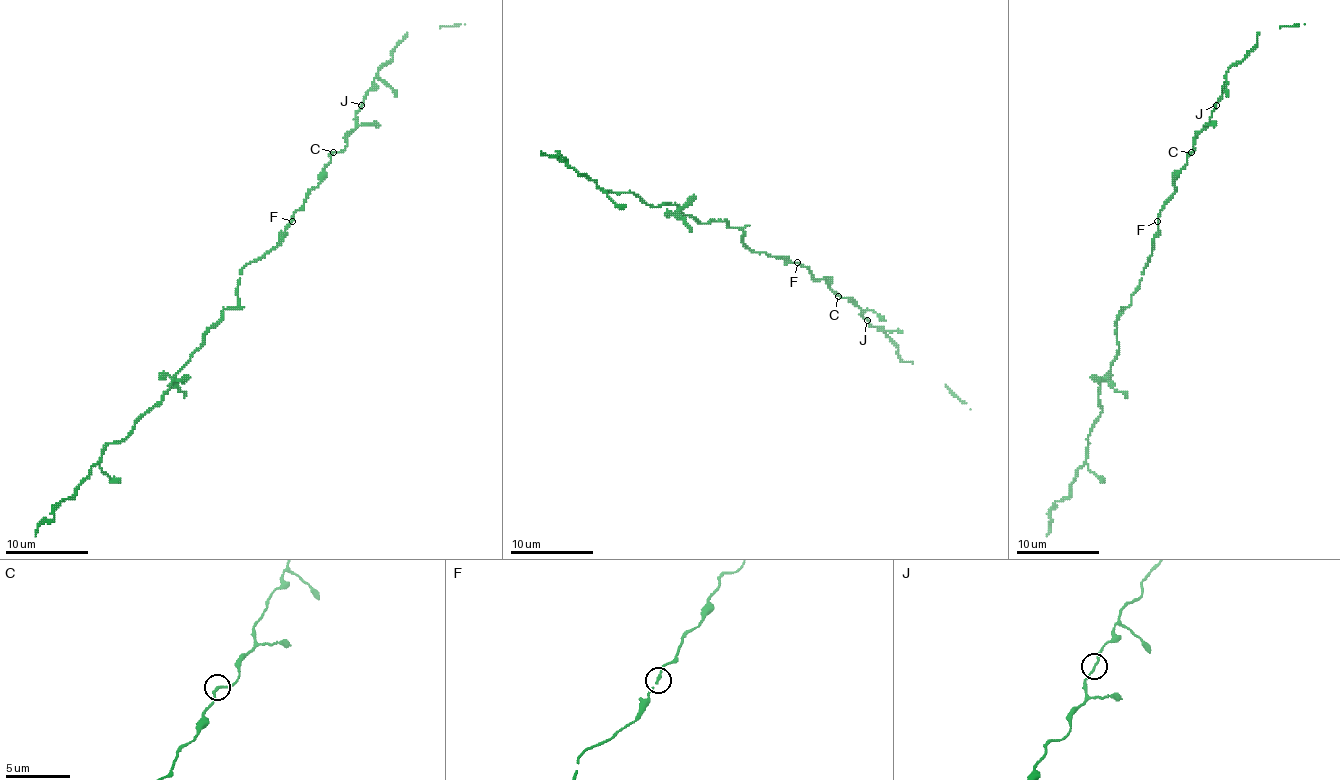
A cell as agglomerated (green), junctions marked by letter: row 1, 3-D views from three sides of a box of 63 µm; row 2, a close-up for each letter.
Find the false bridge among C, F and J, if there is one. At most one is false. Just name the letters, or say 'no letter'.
no letter

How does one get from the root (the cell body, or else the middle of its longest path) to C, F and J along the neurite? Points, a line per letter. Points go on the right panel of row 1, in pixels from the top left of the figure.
C: (1148, 261), (1154, 235), (1158, 230), (1158, 214), (1174, 191), (1174, 175), (1187, 162), (1191, 152)
F: (1148, 261), (1154, 235), (1158, 230), (1158, 220)
J: (1148, 261), (1158, 230), (1158, 214), (1174, 191), (1174, 175), (1193, 152), (1195, 136), (1210, 121), (1216, 105)

